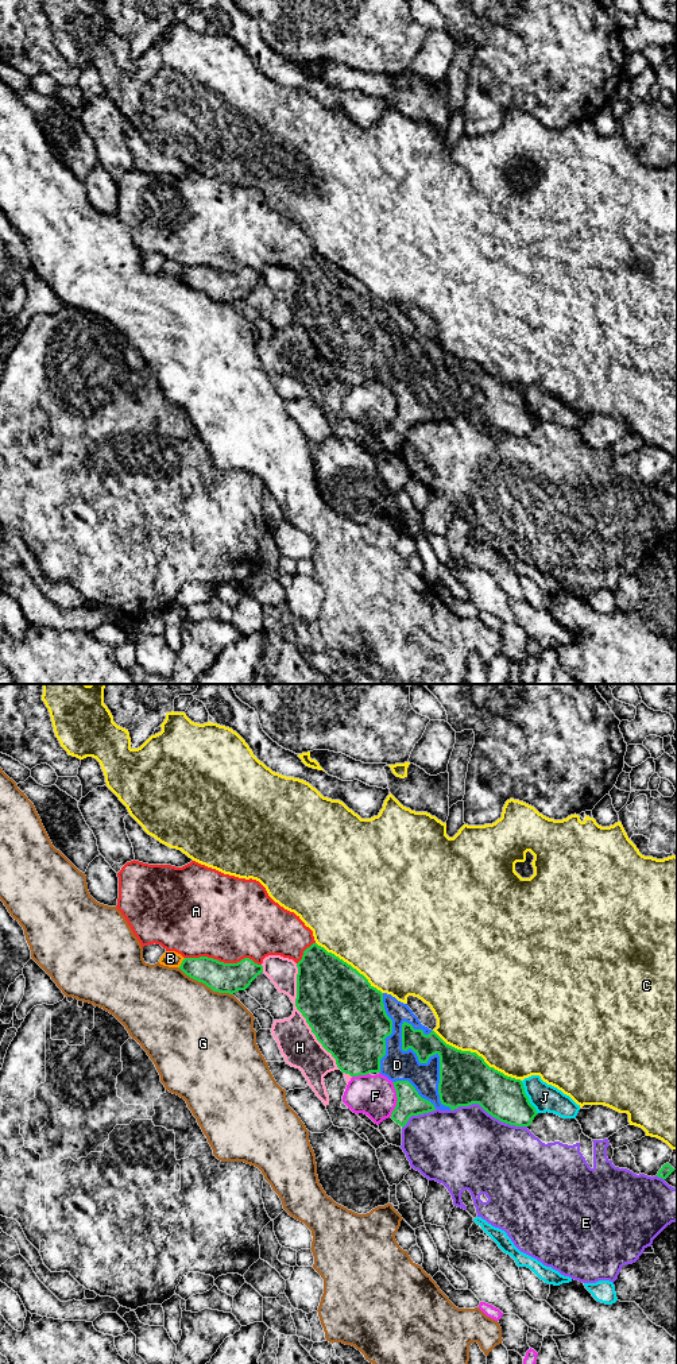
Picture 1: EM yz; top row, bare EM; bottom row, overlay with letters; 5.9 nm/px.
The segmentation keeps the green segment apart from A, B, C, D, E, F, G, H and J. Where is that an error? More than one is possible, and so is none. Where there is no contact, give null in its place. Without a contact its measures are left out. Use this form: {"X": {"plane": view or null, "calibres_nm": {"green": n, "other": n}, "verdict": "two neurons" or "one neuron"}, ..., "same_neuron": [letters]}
{"A": {"plane": "yz", "calibres_nm": {"green": 180, "other": 480}, "verdict": "two neurons"}, "B": {"plane": "yz", "calibres_nm": {"green": 180, "other": 100}, "verdict": "two neurons"}, "C": {"plane": "yz", "calibres_nm": {"green": 300, "other": 500}, "verdict": "two neurons"}, "D": {"plane": "yz", "calibres_nm": {"green": 300, "other": 190}, "verdict": "one neuron"}, "E": {"plane": "yz", "calibres_nm": {"green": 300, "other": 480}, "verdict": "two neurons"}, "F": {"plane": "yz", "calibres_nm": {"green": 150, "other": 240}, "verdict": "two neurons"}, "G": {"plane": "yz", "calibres_nm": {"green": 180, "other": 480}, "verdict": "two neurons"}, "H": {"plane": "yz", "calibres_nm": {"green": 440, "other": 220}, "verdict": "two neurons"}, "J": {"plane": "yz", "calibres_nm": {"green": 260, "other": 170}, "verdict": "two neurons"}, "same_neuron": ["D"]}

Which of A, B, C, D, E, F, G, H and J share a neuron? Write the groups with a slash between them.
A / B / C / D / E / F / G / H / J

